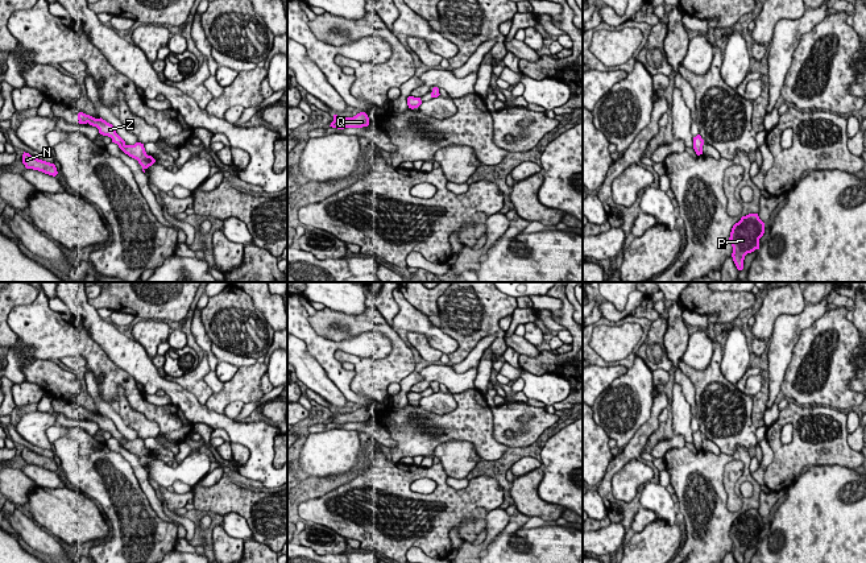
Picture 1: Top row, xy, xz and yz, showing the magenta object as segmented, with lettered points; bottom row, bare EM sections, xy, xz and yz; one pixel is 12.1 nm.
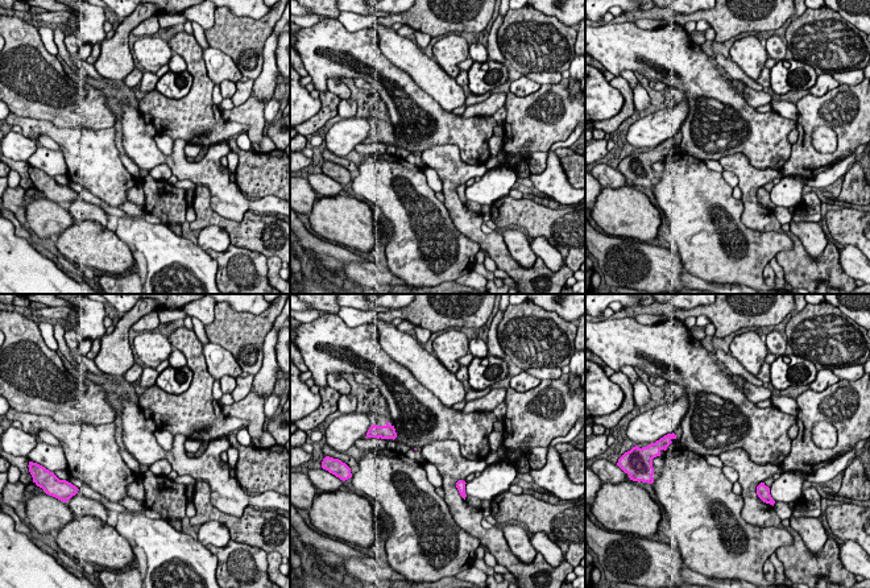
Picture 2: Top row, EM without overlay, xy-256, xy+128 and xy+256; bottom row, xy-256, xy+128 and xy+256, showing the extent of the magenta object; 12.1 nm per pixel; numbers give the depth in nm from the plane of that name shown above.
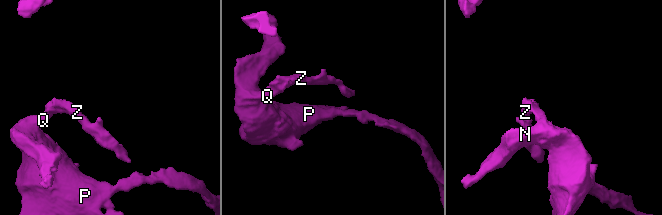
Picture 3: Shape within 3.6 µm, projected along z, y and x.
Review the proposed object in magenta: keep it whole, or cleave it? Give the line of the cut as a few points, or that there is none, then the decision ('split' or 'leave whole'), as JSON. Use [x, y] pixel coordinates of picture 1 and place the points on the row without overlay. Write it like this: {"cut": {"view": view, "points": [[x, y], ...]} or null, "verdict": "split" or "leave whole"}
{"cut": null, "verdict": "leave whole"}

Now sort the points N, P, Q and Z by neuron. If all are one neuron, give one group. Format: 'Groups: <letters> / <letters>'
Groups: N P Q Z

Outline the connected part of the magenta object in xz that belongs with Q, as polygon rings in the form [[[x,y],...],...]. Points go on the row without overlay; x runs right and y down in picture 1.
[[[360,407],[353,413],[340,414],[337,410],[333,410],[333,417],[330,422],[344,425],[344,423],[362,423],[369,421],[369,413],[365,407]]]

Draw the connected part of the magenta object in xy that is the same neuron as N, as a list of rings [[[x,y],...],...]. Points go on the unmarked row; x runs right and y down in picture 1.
[[[25,447],[22,450],[22,459],[25,460],[26,464],[38,465],[38,467],[42,467],[42,468],[53,471],[53,472],[55,472],[58,469],[54,459],[38,455]]]

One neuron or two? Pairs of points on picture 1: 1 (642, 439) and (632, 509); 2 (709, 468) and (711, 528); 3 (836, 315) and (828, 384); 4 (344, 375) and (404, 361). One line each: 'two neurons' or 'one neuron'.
1: one neuron
2: one neuron
3: one neuron
4: two neurons

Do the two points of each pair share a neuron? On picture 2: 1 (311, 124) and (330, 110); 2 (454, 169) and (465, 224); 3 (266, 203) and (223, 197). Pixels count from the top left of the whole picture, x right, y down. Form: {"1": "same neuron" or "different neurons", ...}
{"1": "same neuron", "2": "same neuron", "3": "same neuron"}

